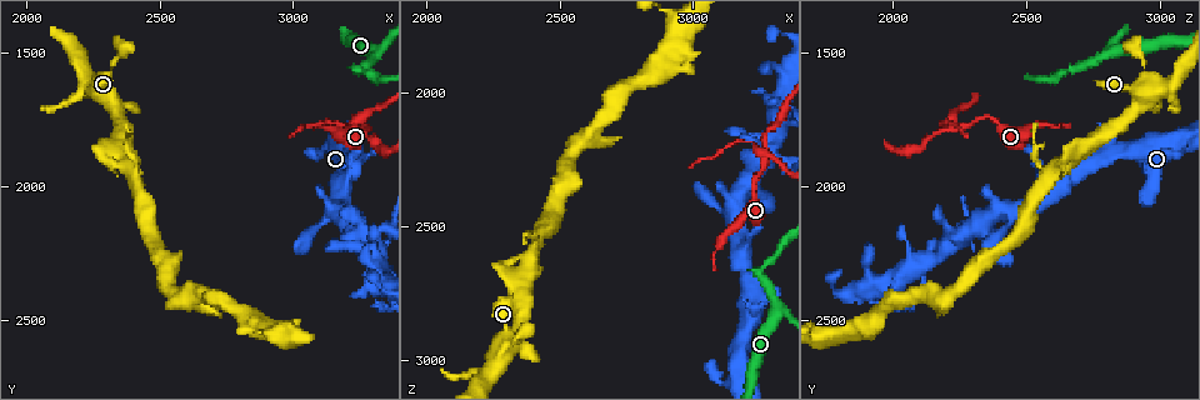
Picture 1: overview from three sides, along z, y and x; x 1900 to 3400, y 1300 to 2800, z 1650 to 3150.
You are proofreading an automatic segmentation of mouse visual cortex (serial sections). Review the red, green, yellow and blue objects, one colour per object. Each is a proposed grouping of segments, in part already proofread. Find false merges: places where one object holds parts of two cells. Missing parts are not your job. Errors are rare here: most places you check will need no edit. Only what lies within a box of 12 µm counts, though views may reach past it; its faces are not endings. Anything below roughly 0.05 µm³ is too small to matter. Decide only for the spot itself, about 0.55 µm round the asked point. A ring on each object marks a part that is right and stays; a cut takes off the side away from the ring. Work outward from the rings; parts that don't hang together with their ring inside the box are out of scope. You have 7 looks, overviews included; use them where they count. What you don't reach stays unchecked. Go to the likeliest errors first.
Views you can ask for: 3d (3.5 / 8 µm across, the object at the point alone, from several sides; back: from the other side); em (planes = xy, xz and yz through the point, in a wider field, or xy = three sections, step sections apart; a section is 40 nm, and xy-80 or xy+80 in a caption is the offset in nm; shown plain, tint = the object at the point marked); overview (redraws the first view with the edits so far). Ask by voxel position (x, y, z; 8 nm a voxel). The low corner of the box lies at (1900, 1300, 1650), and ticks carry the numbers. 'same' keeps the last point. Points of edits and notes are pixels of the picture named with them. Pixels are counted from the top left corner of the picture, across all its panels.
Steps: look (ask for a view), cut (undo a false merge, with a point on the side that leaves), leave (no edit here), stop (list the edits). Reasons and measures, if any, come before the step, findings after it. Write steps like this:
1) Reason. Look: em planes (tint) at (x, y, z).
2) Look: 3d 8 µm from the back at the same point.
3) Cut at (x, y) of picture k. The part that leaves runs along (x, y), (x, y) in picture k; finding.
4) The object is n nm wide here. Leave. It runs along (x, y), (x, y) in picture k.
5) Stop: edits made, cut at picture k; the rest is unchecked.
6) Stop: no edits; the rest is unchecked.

Three-way junction. Look: 3d 8 µm at (3270, 1780, 2240).

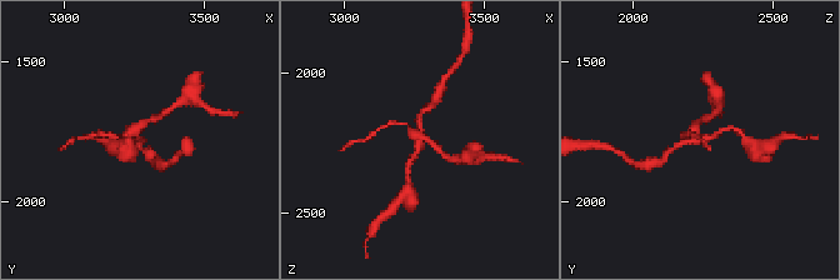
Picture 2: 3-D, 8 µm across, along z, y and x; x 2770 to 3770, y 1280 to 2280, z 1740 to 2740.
Need the tissue. Look: em xy step 5 (tint) at (3260, 1780, 2240).

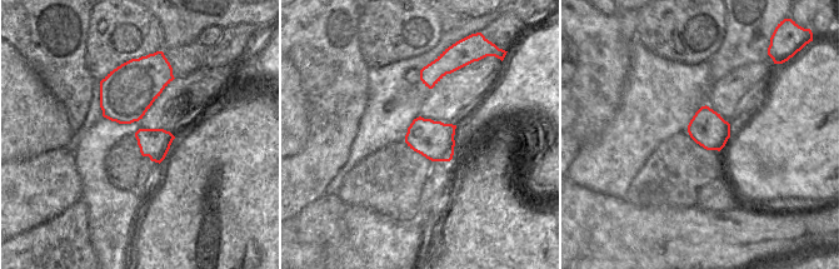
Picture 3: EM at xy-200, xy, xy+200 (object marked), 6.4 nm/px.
Cut at (706, 118) of picture 2. The part that leaves runs along (696, 135), (699, 121), (719, 110) in picture 2; a second cell is stuck on.

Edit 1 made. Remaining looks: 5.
Look: overview.

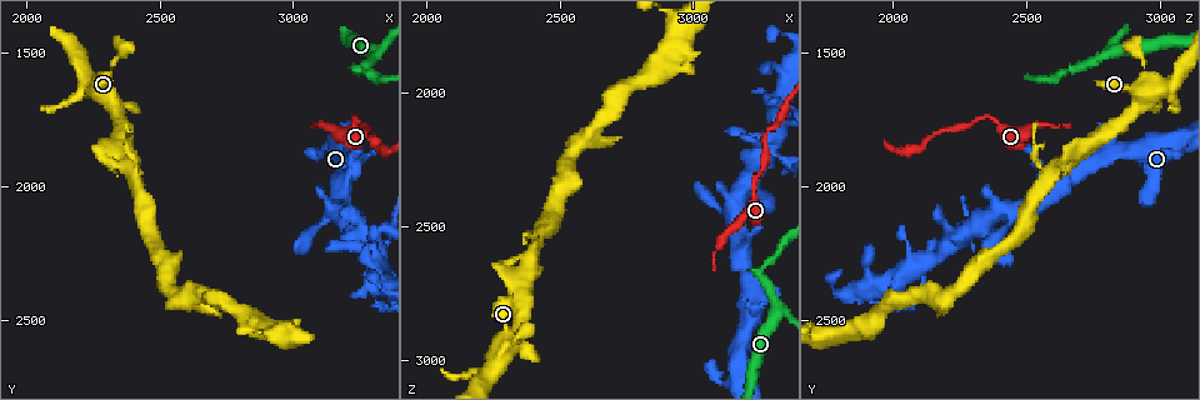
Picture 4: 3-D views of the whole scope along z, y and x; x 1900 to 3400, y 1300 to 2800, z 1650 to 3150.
Sharp bend. Look: 3d 3.5 µm at (3250, 1550, 2670).

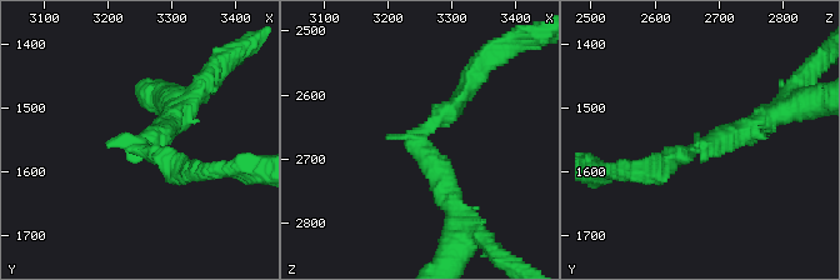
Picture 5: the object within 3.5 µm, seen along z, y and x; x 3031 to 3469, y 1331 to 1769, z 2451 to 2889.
Now the EM. Look: em xy step 5 (tint) at (3250, 1560, 2665).

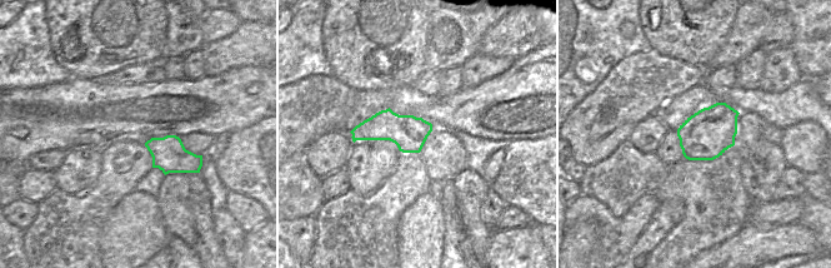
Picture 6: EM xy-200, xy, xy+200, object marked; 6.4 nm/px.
The object is 220 nm wide here. Cut at (669, 168) of picture 5. The part that leaves runs along (698, 146), (663, 170), (609, 170) in picture 5; a second cell is stuck on.

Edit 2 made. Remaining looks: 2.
Branch point. Look: 3d 3.5 µm from the back at (2920, 2540, 1870).

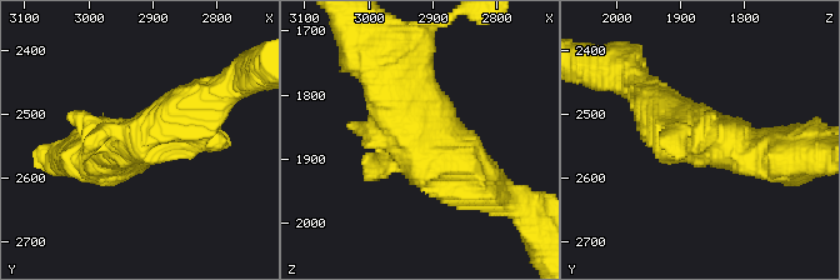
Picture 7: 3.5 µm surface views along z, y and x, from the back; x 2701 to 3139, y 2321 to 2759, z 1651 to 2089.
Shape alone is not enough. Look: em planes (tint) at the same point.

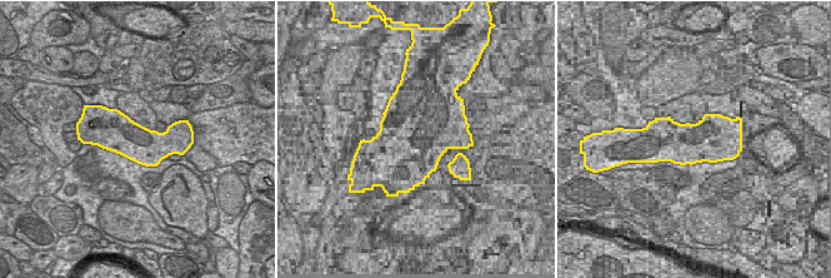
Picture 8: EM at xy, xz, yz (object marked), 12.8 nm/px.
Leave. It runs along (498, 195), (418, 135), (399, 84) in picture 7; all the same cell.

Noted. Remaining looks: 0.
Stop: edits made, cut at picture 2, cut at picture 5; the rest is unchecked.

